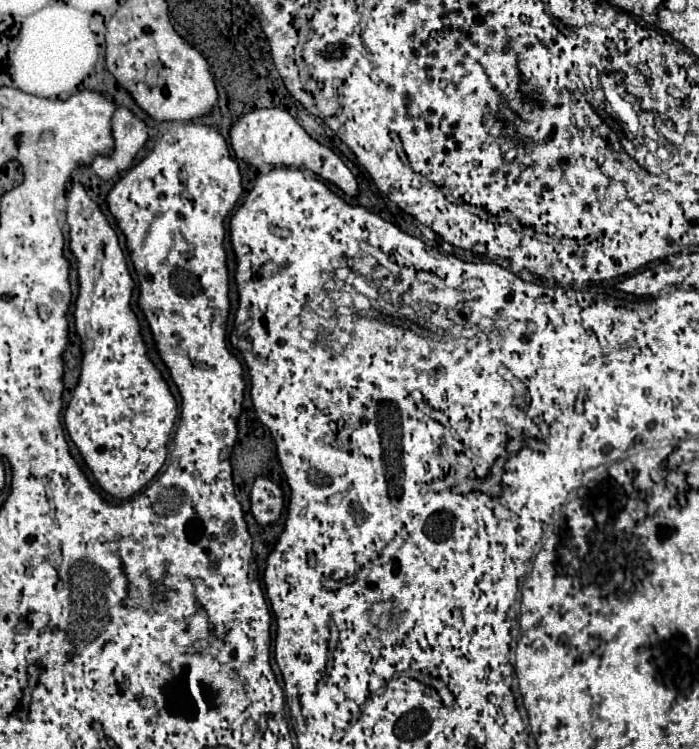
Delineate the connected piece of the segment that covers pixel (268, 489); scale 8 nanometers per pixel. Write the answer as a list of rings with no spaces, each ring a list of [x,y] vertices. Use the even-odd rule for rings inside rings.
[[[257,478],[251,490],[251,512],[259,524],[271,524],[281,516],[283,492],[269,478]]]

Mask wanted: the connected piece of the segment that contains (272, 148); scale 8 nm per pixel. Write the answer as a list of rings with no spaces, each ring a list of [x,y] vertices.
[[[261,108],[255,112],[249,112],[235,120],[229,128],[231,134],[231,146],[239,160],[251,164],[251,166],[295,166],[311,170],[315,176],[335,184],[343,194],[355,198],[357,196],[357,180],[351,174],[351,170],[341,162],[341,158],[329,150],[327,146],[321,146],[315,142],[297,122],[295,118],[281,110],[281,108]]]

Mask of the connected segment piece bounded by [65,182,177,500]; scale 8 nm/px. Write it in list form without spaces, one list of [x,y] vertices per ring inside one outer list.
[[[75,182],[67,199],[69,250],[77,260],[79,294],[75,298],[75,330],[81,338],[81,374],[65,408],[65,428],[79,448],[79,454],[91,470],[95,482],[113,498],[131,498],[141,492],[161,470],[167,458],[167,440],[177,418],[177,404],[167,382],[147,358],[147,348],[139,334],[137,316],[131,310],[133,280],[119,246],[117,234],[101,214],[99,206],[89,198],[83,184]]]

